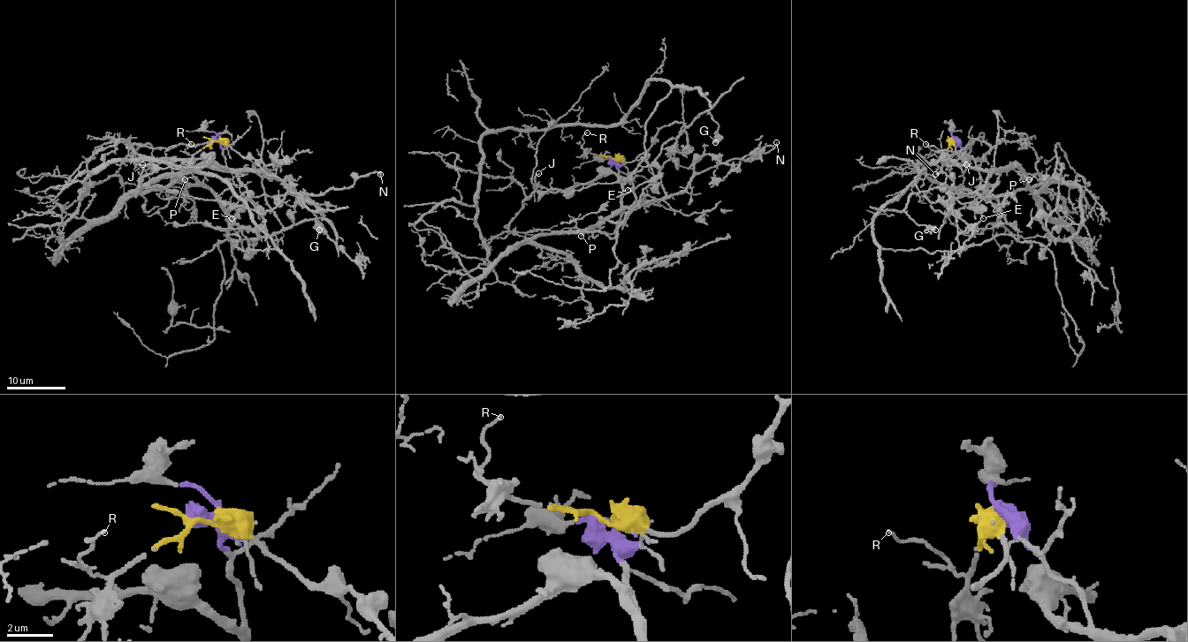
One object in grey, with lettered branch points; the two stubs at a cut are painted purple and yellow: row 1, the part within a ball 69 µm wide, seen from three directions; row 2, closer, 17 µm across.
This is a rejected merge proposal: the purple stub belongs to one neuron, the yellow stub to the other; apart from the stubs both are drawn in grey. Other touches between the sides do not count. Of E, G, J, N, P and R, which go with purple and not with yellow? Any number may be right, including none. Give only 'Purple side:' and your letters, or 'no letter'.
Purple side: J, N, P

